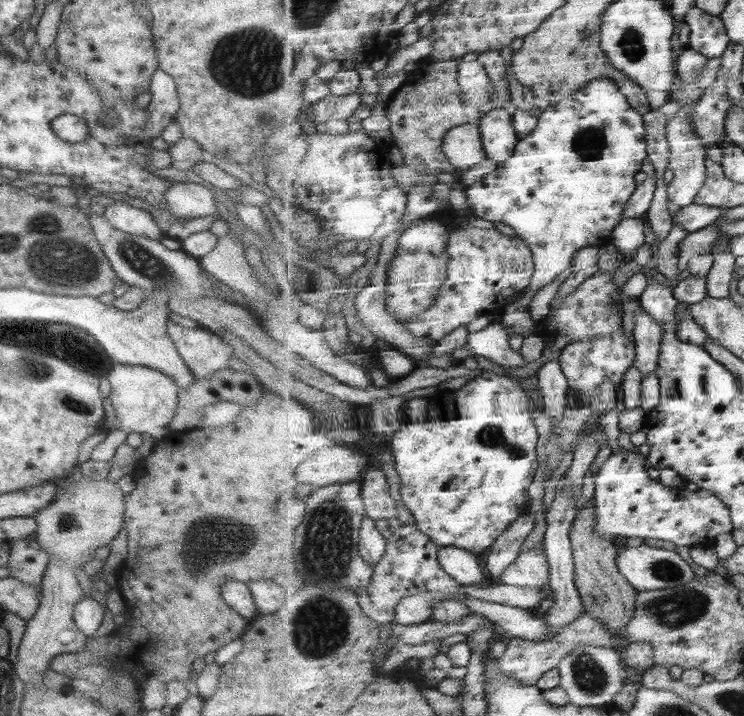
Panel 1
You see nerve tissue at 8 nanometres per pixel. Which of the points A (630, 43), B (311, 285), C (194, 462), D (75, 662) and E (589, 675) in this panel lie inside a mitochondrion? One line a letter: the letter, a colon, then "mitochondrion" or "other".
A: mitochondrion
B: other
C: other
D: other
E: mitochondrion

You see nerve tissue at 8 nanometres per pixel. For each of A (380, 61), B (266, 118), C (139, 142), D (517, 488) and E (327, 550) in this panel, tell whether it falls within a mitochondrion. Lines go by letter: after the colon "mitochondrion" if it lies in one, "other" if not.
A: other
B: mitochondrion
C: other
D: other
E: mitochondrion

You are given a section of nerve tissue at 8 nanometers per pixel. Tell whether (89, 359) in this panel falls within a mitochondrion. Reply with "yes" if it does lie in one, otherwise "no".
no

